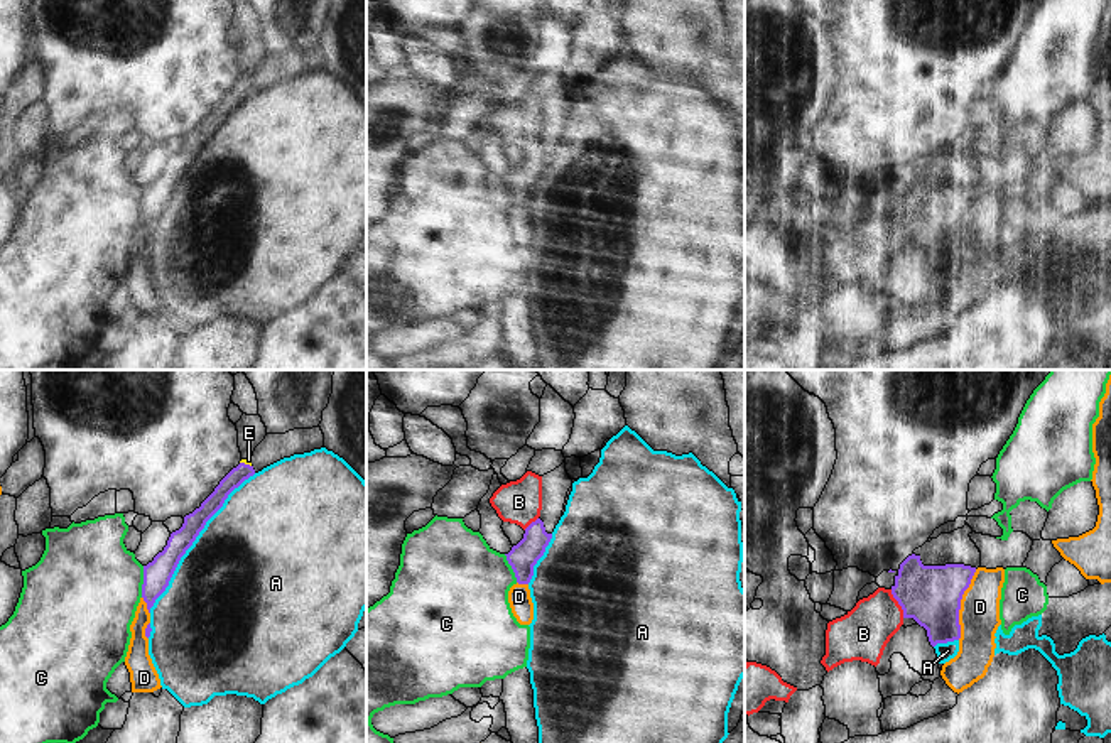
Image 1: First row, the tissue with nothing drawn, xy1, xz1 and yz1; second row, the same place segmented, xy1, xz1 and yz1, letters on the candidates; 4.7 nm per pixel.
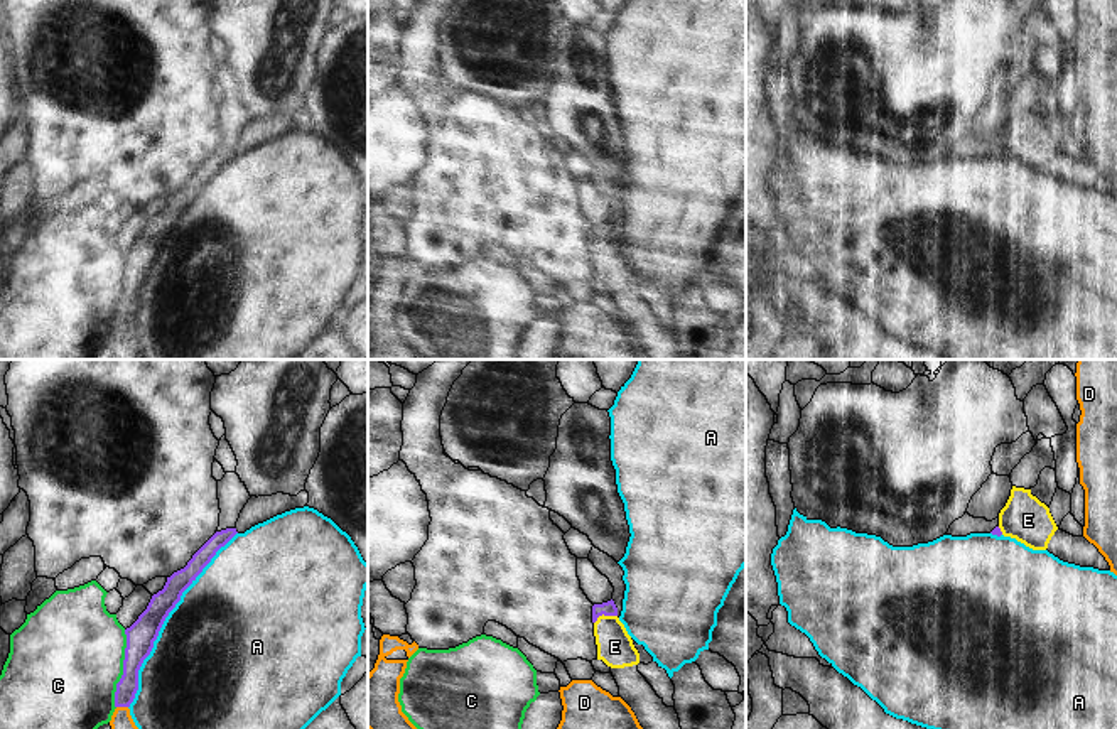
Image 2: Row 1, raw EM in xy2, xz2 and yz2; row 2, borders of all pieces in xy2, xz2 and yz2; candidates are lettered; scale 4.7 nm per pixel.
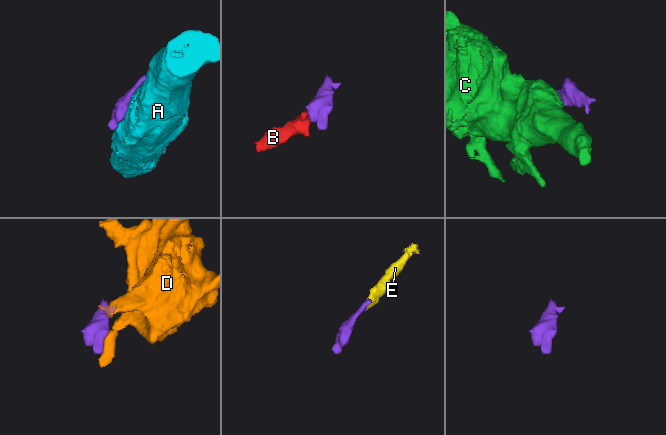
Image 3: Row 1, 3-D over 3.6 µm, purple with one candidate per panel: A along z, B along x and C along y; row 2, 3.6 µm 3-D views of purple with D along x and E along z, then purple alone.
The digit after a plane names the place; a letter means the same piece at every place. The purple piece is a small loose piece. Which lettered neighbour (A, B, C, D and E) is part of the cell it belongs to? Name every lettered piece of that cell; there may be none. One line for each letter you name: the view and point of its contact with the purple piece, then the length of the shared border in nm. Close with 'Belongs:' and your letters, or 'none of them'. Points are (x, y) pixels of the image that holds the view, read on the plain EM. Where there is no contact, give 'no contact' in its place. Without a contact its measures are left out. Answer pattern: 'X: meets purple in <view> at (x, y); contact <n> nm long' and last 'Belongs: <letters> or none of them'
B: meets purple in yz1 at (899, 225); contact 150 nm long
E: meets purple in xz2 at (604, 237); contact 120 nm long
Belongs: B, E

